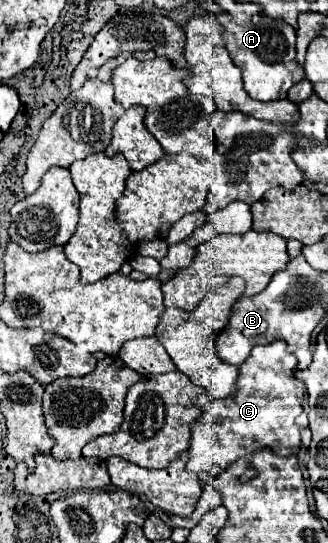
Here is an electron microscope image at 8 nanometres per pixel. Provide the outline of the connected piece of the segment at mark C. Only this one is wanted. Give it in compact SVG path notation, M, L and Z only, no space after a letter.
M274 340L270 344L264 346L256 346L252 348L250 356L244 360L244 364L240 366L240 390L226 400L216 400L210 398L208 394L198 396L198 406L204 408L202 412L202 426L192 430L192 438L190 438L190 460L188 460L188 470L190 472L204 472L206 480L212 480L216 474L220 474L222 470L226 470L232 462L236 462L238 458L244 458L248 454L252 454L258 448L270 446L274 448L278 454L294 454L300 448L300 430L302 430L302 398L306 392L306 386L302 380L298 380L294 376L296 372L296 356L290 354L286 350L286 342L284 340Z

